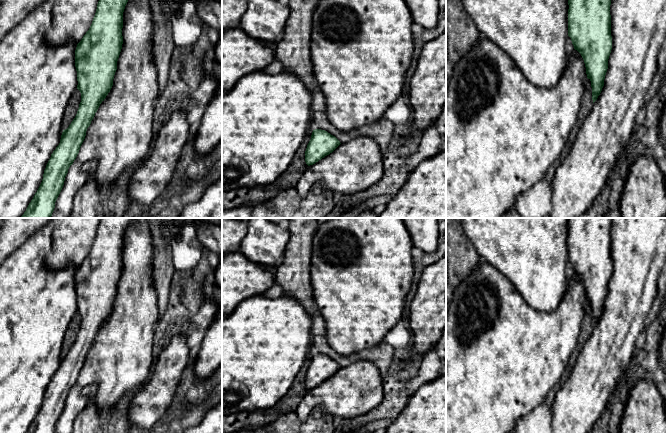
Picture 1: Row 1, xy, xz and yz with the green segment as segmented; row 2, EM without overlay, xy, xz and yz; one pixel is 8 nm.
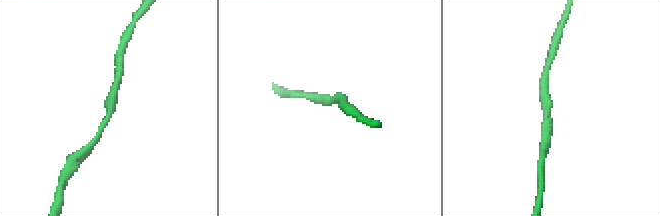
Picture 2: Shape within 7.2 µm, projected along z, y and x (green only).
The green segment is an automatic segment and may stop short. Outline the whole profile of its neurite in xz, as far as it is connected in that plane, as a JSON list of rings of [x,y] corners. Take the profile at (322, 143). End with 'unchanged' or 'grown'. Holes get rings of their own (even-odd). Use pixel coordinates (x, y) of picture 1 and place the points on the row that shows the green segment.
[[[321,129],[312,132],[305,151],[305,162],[308,167],[295,185],[300,197],[316,191],[341,195],[362,192],[376,184],[384,174],[382,150],[372,138],[357,137],[341,143],[335,136]]] | grown

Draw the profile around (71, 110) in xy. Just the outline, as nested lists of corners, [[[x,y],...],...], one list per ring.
[[[77,89],[73,93],[69,101],[69,104],[66,107],[64,119],[63,119],[63,130],[67,129],[71,124],[71,122],[73,121],[73,119],[75,118],[80,102],[81,102],[81,93]]]

